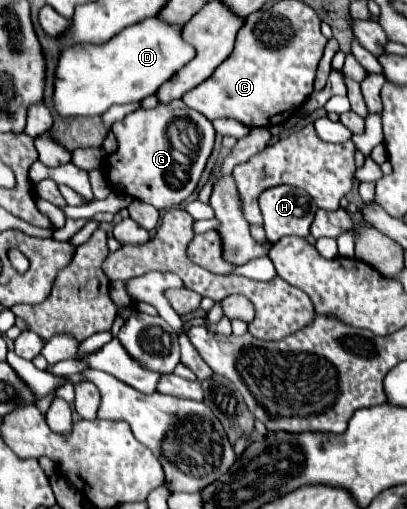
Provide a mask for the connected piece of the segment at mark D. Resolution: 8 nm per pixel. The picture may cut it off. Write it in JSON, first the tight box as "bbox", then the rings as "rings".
{"bbox":[53,17,193,117],"rings":[[[157,17],[125,27],[105,47],[85,51],[63,51],[55,67],[53,107],[61,117],[91,117],[105,113],[111,105],[137,103],[169,81],[193,59],[193,47],[181,41],[181,27],[163,23]]]}

